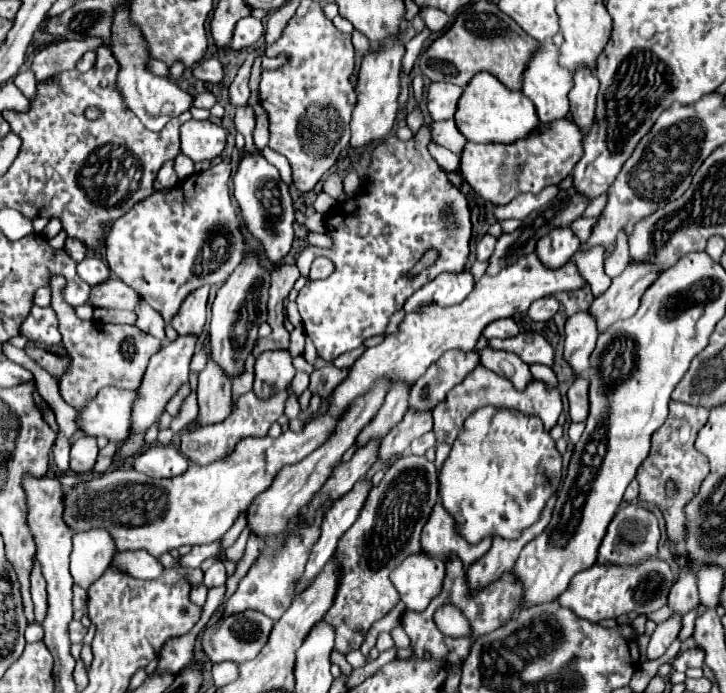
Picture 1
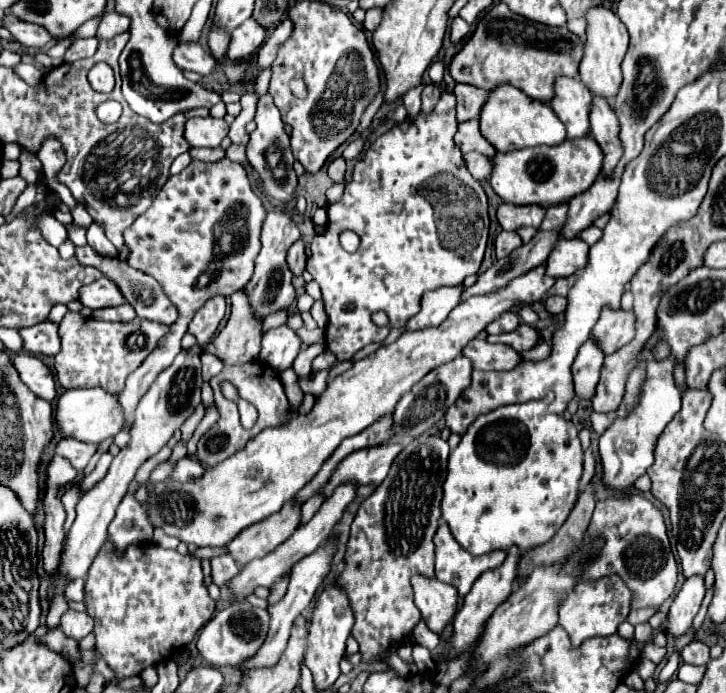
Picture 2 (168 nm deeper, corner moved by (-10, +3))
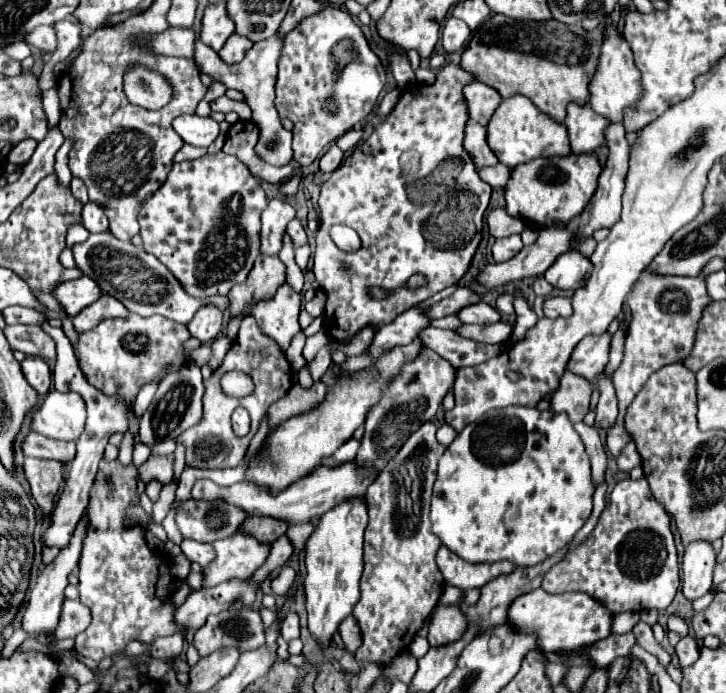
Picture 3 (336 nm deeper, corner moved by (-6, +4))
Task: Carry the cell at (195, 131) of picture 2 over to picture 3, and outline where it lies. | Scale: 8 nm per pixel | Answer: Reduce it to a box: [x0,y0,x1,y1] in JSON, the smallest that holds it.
[172,114,218,148]

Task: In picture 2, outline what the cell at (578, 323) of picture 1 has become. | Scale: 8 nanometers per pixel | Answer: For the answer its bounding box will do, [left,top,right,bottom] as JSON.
[572,337,604,399]

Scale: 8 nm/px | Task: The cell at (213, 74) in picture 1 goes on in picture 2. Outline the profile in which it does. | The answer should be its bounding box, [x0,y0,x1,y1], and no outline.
[174,43,218,75]

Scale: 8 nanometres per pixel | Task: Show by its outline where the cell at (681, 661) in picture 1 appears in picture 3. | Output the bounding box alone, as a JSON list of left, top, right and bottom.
[676,636,700,668]

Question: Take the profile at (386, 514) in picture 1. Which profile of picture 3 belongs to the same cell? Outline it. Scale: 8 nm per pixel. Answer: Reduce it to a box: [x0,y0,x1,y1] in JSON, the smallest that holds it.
[352,422,444,664]

